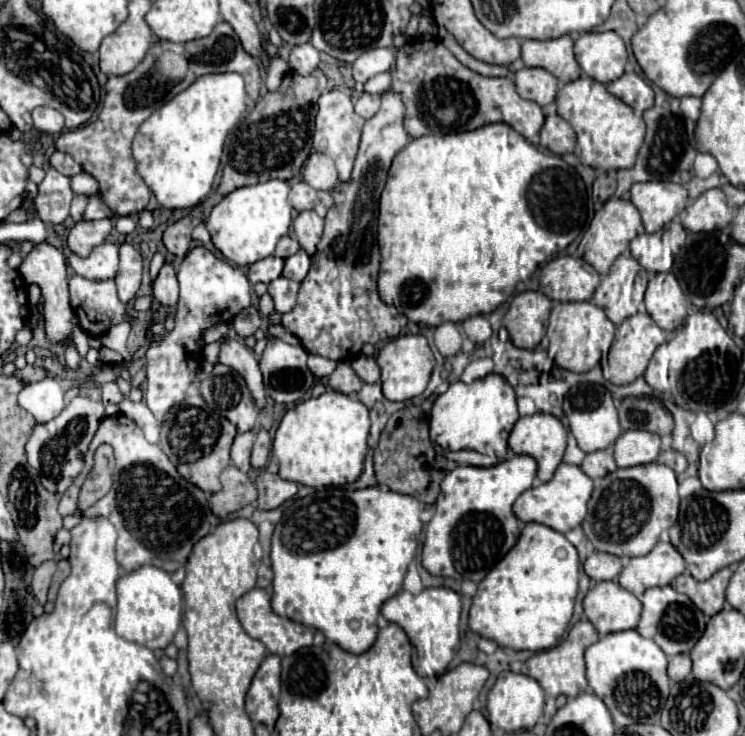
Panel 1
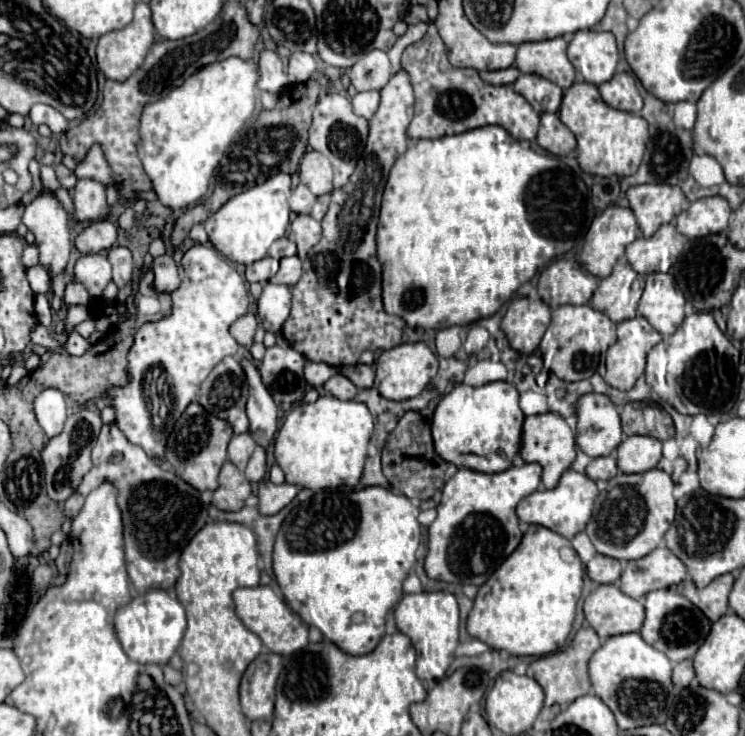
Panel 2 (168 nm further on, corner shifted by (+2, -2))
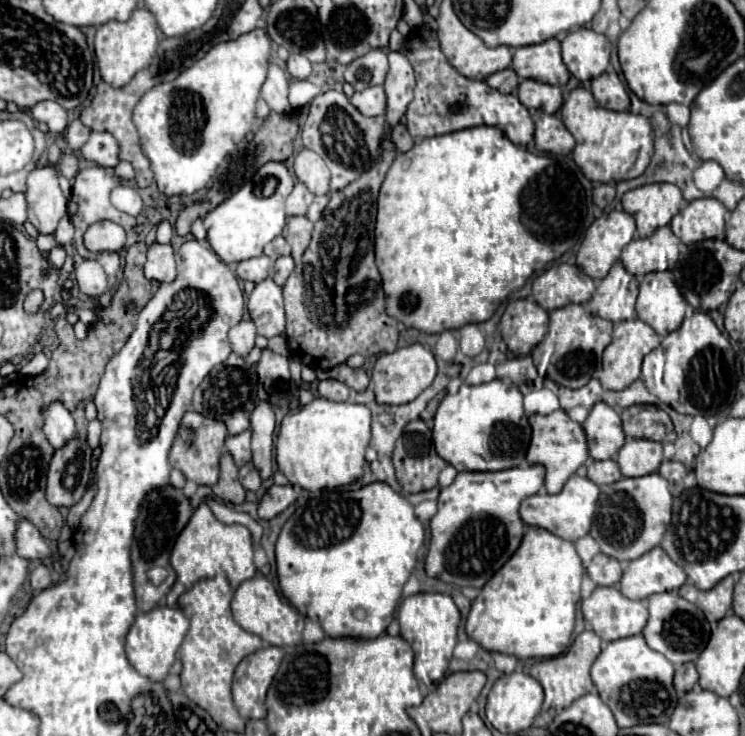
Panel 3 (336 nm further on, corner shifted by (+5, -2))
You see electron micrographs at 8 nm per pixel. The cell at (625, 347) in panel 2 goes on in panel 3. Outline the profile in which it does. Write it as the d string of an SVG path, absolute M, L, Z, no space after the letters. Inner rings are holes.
M629 319L615 325L613 341L603 351L603 375L601 383L603 387L611 391L623 391L623 387L629 387L635 379L641 377L641 361L647 353L651 353L655 347L659 347L661 337L641 319Z

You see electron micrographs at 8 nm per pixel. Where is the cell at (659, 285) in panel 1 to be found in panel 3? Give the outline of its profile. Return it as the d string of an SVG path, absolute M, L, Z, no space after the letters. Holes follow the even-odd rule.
M671 271L647 273L639 285L637 317L665 337L675 331L685 315L687 301L679 293Z

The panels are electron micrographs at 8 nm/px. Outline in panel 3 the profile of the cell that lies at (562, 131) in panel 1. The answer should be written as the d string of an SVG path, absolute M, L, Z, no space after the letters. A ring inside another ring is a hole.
M537 111L535 117L535 147L553 155L569 155L575 147L573 135L567 131L557 115Z

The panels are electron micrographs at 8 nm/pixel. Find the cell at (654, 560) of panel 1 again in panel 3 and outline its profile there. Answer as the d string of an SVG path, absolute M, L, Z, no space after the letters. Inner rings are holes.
M655 547L639 559L629 561L621 577L621 593L629 599L647 599L653 593L679 589L685 581L685 571L661 547Z

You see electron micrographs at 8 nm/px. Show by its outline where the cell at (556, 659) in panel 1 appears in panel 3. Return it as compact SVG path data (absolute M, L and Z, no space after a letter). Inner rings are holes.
M583 631L575 637L573 645L569 647L567 653L559 655L559 657L551 657L551 659L543 659L539 663L535 663L529 671L531 677L535 677L543 691L545 691L545 703L543 703L543 709L547 711L549 707L561 711L565 707L569 707L575 699L579 699L581 695L585 693L591 693L593 691L593 681L591 681L591 675L589 675L589 669L593 665L593 661L597 659L597 655L601 653L601 639L593 633L593 631Z

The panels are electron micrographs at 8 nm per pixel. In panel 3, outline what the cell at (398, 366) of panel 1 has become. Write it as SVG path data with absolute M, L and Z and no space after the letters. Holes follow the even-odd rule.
M413 343L407 347L401 347L393 353L383 353L379 355L375 367L373 367L373 383L375 383L375 397L377 403L387 403L387 405L403 405L413 401L423 389L427 389L437 373L435 357L429 349L425 349L421 343Z

